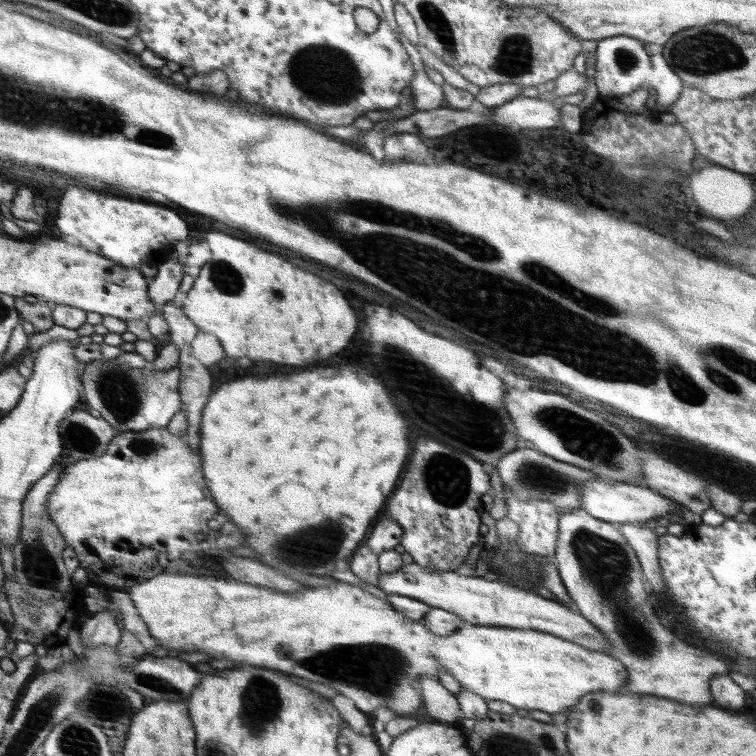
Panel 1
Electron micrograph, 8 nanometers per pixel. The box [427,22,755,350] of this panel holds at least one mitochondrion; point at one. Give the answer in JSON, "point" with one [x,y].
{"point":[705,53]}

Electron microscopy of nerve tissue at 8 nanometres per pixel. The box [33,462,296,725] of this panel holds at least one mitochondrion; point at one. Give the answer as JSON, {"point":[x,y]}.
{"point":[95,708]}

